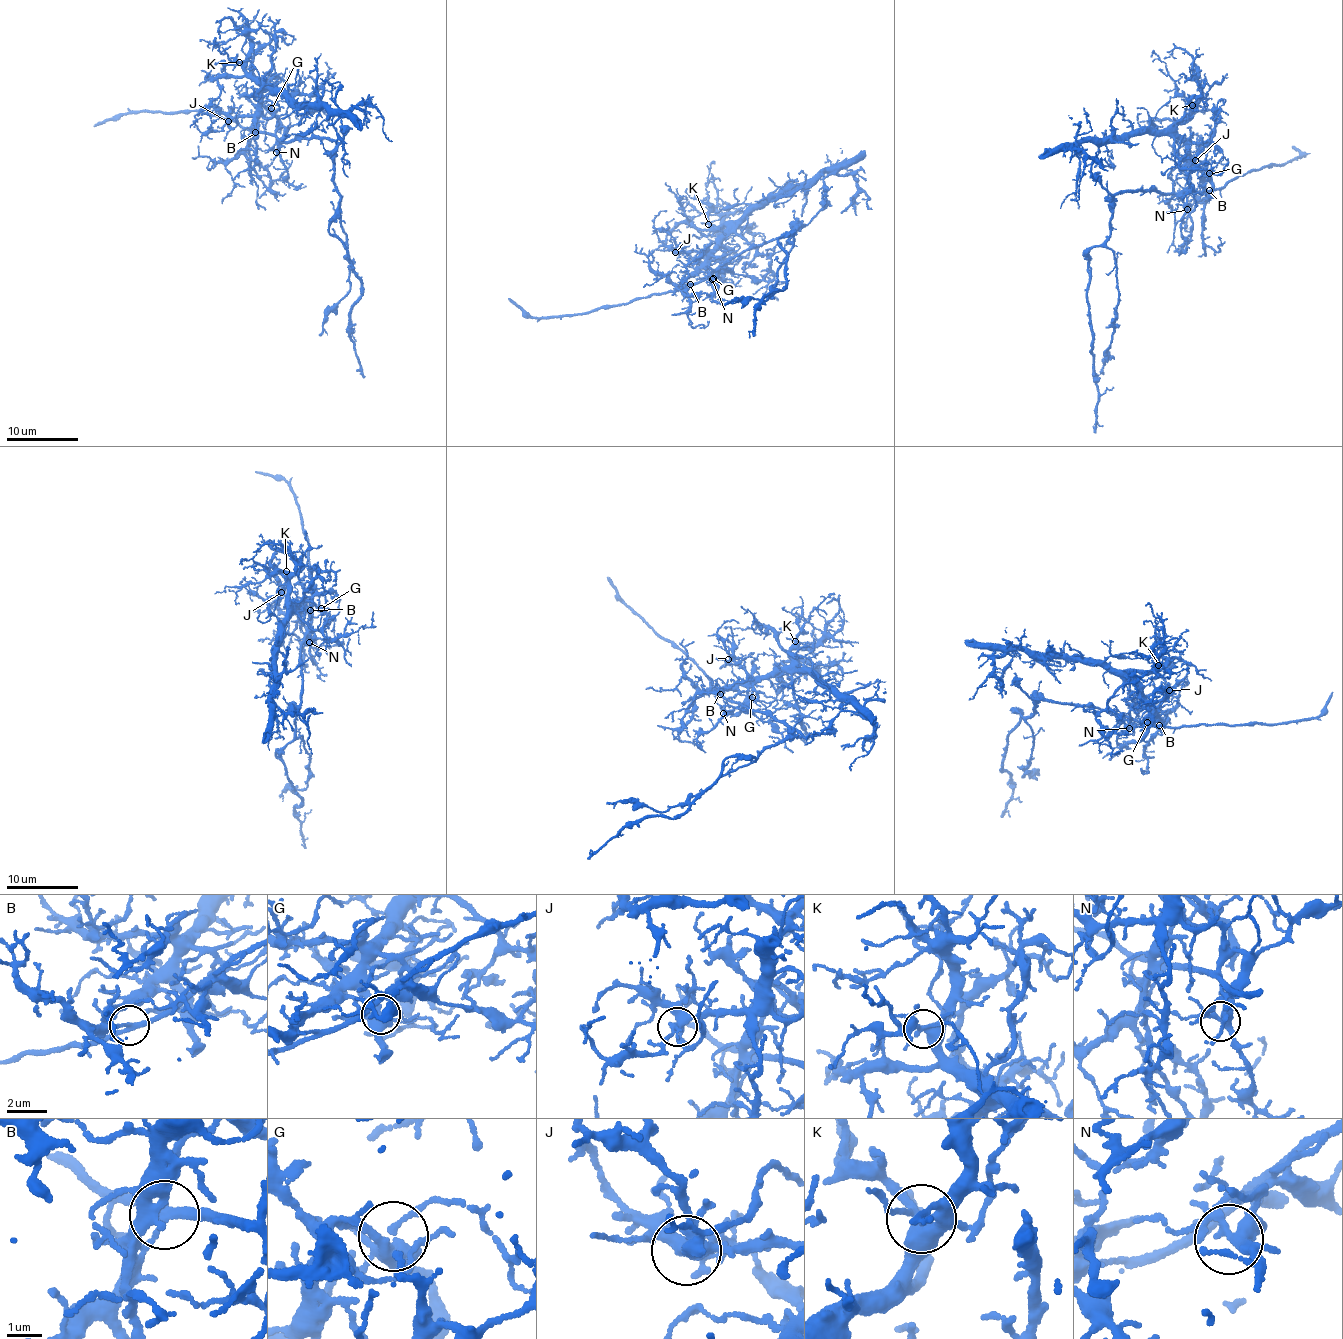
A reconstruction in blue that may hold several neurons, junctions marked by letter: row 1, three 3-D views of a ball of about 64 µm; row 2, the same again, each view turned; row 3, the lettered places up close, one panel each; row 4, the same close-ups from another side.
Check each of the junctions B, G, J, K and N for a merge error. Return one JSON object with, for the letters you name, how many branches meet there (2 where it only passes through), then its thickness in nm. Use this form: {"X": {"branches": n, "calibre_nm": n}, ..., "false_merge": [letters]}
{"B": {"branches": 3, "calibre_nm": 200}, "false_merge": ["B"]}

